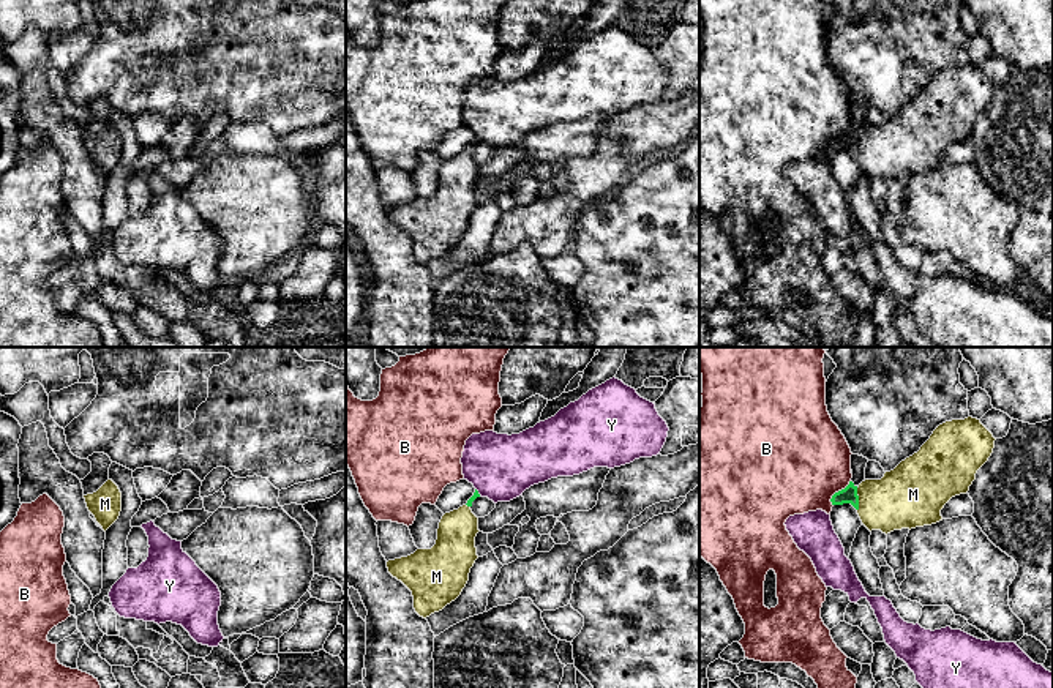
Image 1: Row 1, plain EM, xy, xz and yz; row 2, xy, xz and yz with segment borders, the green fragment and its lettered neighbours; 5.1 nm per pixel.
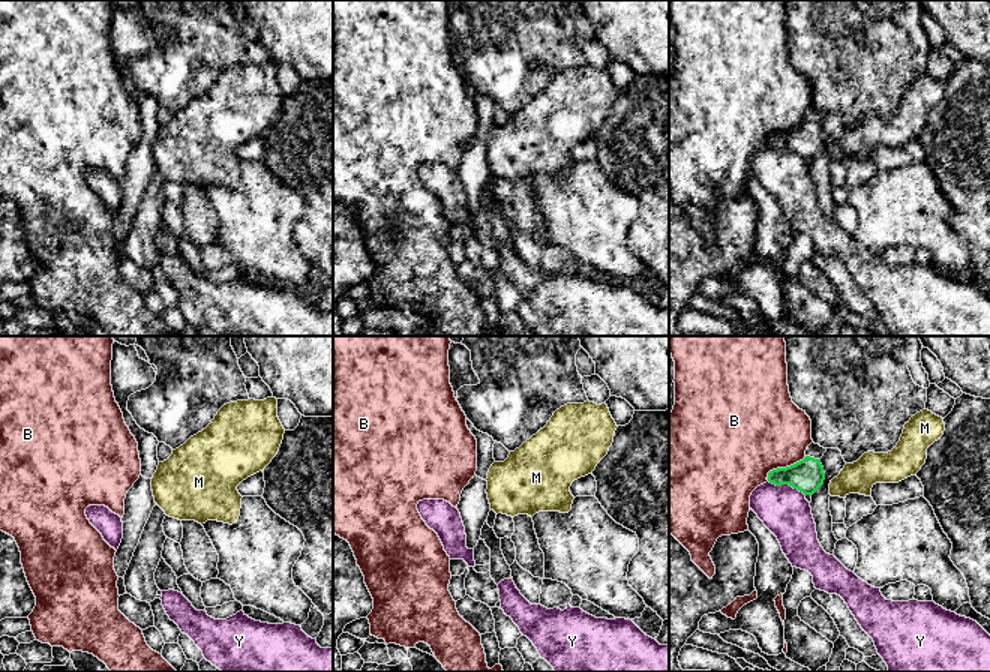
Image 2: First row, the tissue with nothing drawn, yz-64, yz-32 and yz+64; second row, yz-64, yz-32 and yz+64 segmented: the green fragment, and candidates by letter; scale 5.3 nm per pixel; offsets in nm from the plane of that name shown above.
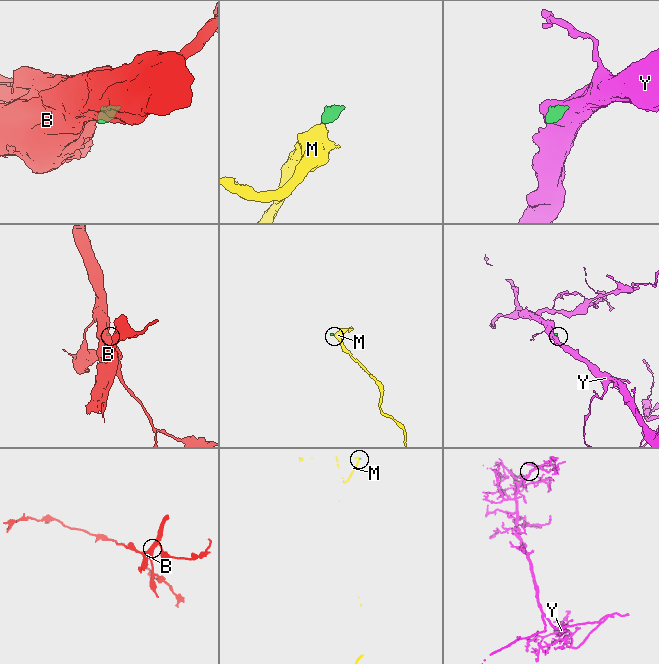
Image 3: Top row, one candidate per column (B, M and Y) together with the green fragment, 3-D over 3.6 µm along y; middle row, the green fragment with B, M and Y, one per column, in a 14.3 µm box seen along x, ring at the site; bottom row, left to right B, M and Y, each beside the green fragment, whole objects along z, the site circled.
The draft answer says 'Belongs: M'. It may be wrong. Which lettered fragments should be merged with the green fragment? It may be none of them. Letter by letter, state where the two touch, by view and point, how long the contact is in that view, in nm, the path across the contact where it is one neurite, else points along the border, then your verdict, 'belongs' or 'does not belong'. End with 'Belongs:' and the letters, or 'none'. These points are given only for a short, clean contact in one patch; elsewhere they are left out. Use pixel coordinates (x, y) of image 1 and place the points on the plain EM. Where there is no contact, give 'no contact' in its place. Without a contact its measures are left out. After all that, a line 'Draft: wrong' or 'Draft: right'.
B: meets green in yz at (839, 138); contact 160 nm long; border along yz (850, 127), (832, 142), (832, 152); does not belong
M: meets green in yz at (858, 145); contact 120 nm long; runs through yz (850, 139), (858, 145), (906, 144); belongs
Y: meets green in xz at (477, 138); contact 50 nm long; border along xz (475, 134), (480, 141); does not belong
Belongs: M
Draft: right

